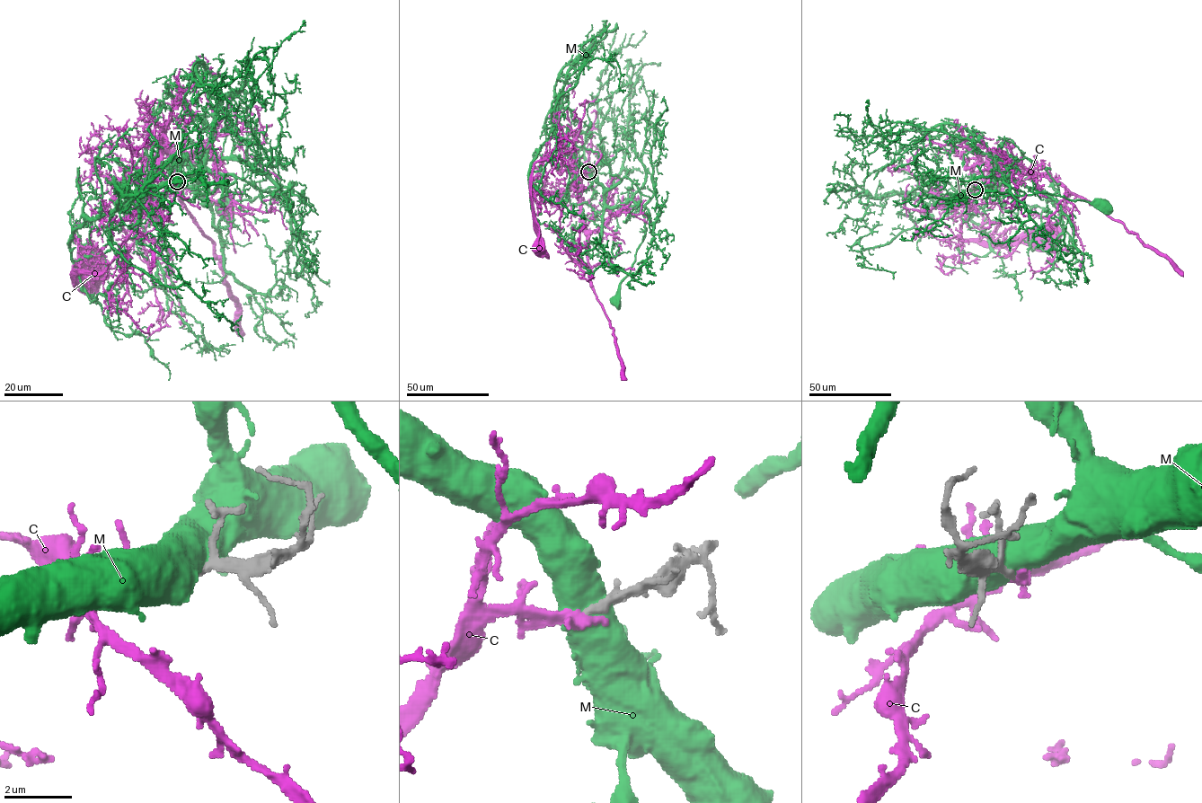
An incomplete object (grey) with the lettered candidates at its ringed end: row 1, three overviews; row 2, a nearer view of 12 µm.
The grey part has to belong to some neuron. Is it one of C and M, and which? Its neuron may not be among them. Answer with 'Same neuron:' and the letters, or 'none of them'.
Same neuron: C

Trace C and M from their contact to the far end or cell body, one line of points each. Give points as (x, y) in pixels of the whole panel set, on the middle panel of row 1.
C: (589, 172), (576, 180), (559, 159), (539, 160), (534, 163), (530, 198), (539, 231), (536, 247)
M: (590, 172), (605, 188), (614, 187), (626, 177), (636, 186), (640, 196), (645, 237), (614, 300)

